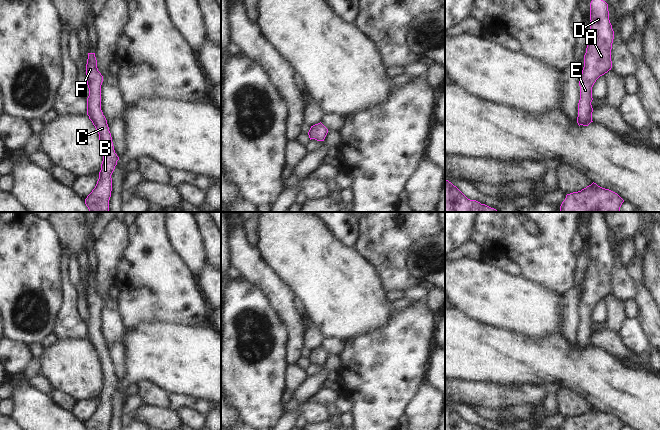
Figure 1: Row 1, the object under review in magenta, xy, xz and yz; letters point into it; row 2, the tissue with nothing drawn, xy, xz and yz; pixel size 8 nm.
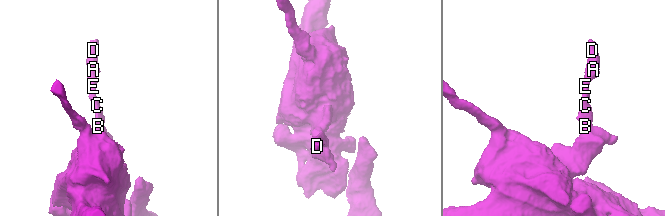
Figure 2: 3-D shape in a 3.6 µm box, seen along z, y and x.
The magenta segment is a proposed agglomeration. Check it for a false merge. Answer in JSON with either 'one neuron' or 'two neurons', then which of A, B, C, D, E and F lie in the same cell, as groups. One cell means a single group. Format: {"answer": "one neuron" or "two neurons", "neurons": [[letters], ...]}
{"answer": "one neuron", "neurons": [["A", "B", "C", "D", "E", "F"]]}

